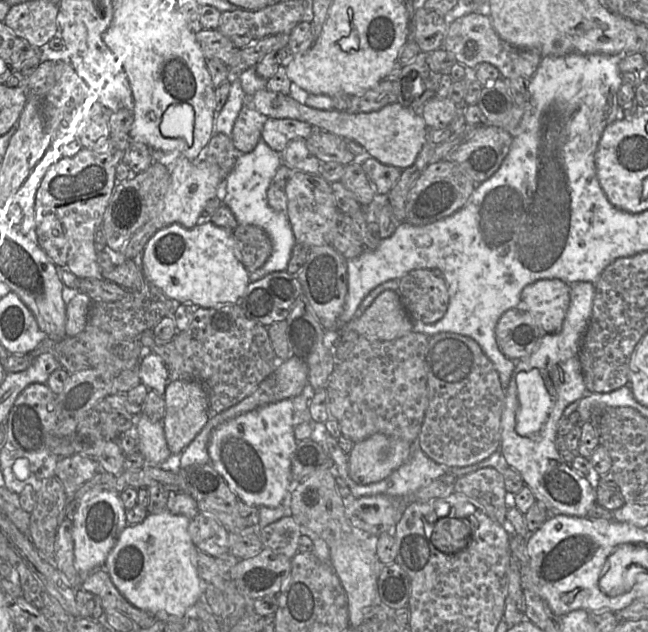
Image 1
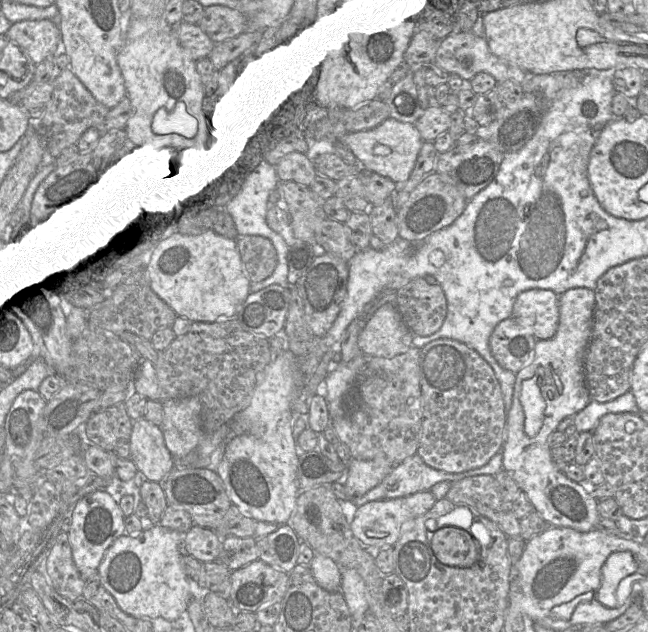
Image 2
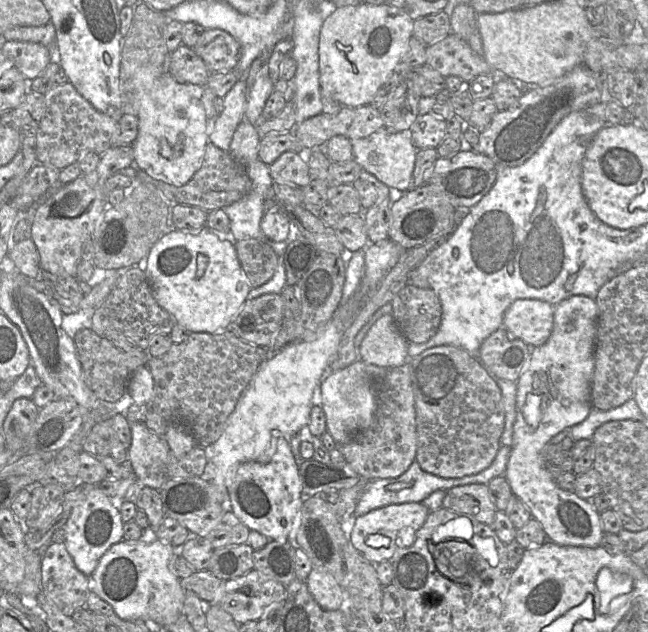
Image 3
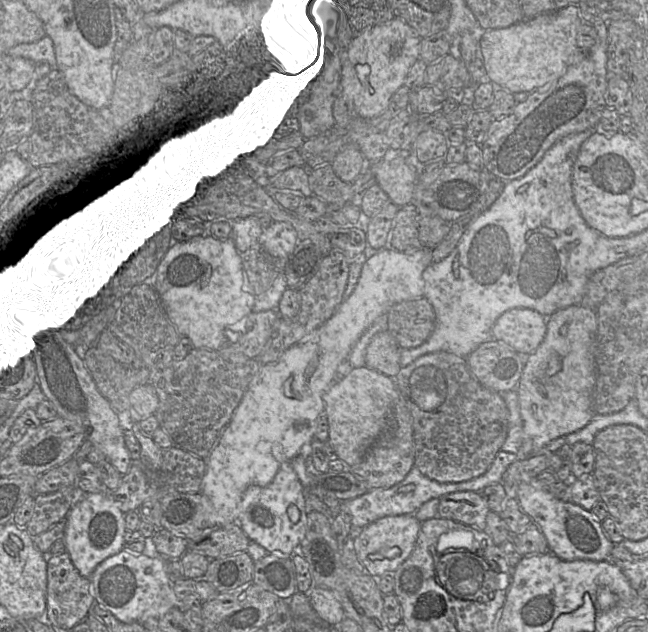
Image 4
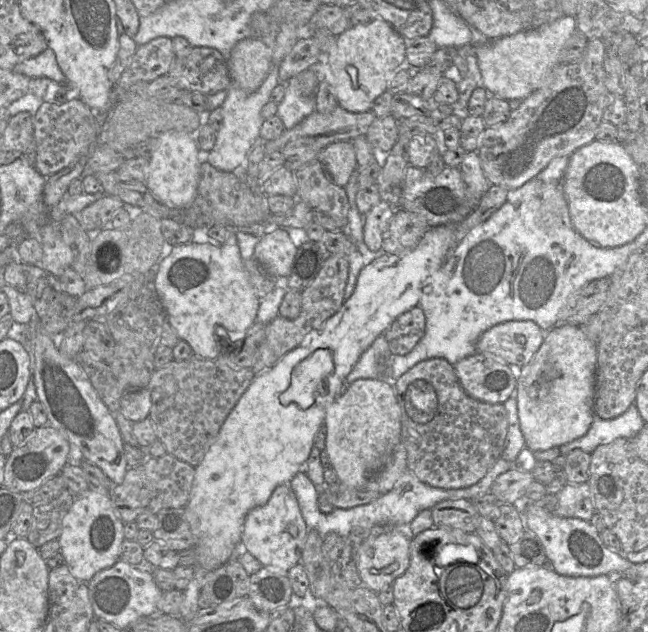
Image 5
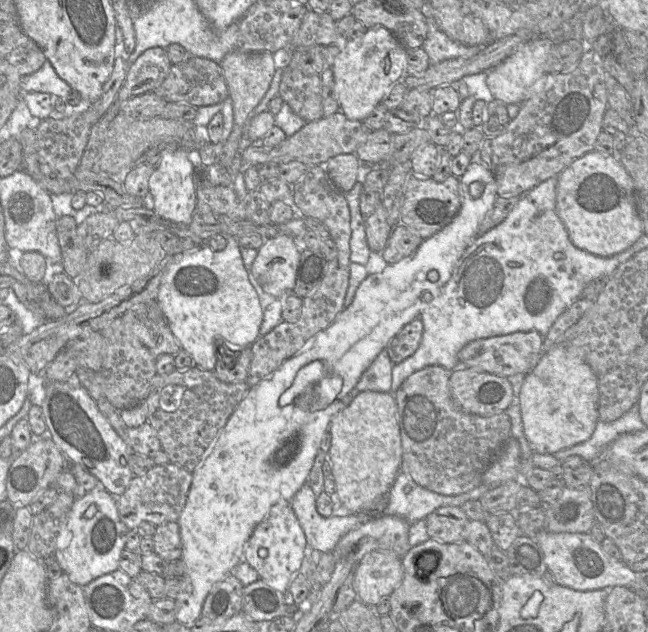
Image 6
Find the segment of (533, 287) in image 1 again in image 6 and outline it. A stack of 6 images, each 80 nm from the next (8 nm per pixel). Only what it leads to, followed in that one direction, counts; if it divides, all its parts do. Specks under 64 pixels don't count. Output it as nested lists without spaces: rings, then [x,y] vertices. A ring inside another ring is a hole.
[[[534,330],[476,339],[458,352],[457,367],[473,368],[508,379],[517,374],[526,374],[541,356],[543,339],[544,336]]]

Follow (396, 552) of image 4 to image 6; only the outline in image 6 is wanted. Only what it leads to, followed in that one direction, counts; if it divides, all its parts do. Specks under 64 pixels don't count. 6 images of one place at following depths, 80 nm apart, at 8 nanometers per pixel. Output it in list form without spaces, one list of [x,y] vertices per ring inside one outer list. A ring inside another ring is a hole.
[[[379,550],[367,553],[360,561],[353,579],[353,588],[358,600],[376,607],[384,598],[389,598],[403,578],[402,560],[392,551]]]

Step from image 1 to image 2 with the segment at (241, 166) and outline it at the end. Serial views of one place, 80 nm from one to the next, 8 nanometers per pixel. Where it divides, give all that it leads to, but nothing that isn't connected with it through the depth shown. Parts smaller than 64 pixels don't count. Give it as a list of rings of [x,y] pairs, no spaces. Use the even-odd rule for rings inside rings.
[[[260,152],[251,161],[248,161],[247,166],[244,164],[244,176],[237,188],[230,194],[230,199],[225,205],[234,221],[237,234],[264,236],[272,242],[276,249],[277,266],[274,272],[261,282],[250,283],[250,292],[258,292],[274,284],[289,285],[287,282],[287,253],[289,245],[281,234],[273,231],[266,222],[269,195],[277,189],[279,181],[275,165],[266,161]]]

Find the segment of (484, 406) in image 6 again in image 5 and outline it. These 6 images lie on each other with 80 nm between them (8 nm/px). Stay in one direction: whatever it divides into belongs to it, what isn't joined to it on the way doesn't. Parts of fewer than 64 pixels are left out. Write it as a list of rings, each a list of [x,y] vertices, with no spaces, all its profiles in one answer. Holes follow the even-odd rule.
[[[474,352],[454,365],[465,392],[472,398],[504,404],[516,392],[512,366]]]

